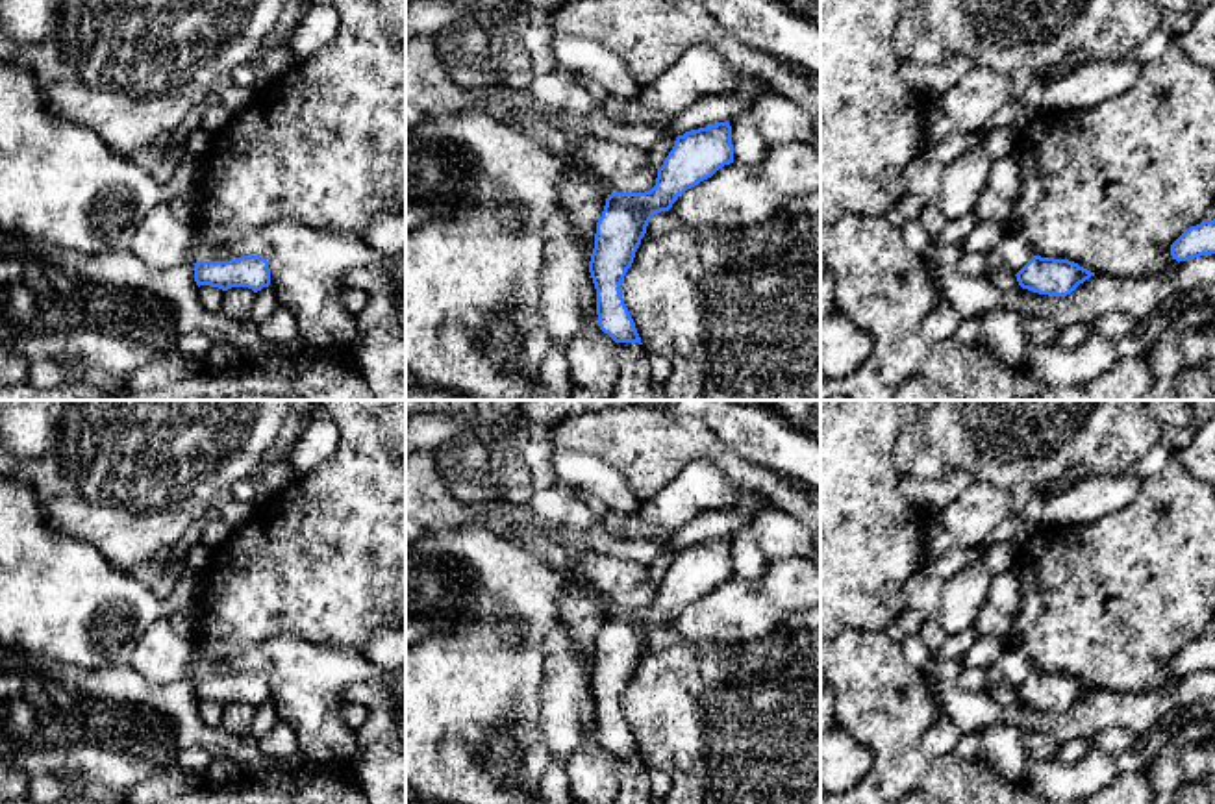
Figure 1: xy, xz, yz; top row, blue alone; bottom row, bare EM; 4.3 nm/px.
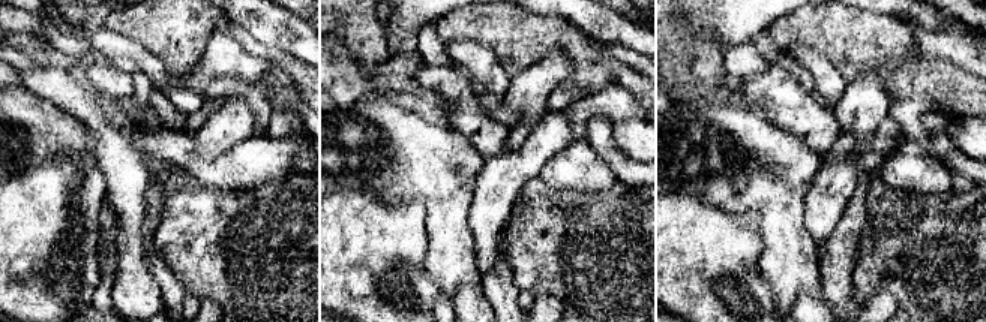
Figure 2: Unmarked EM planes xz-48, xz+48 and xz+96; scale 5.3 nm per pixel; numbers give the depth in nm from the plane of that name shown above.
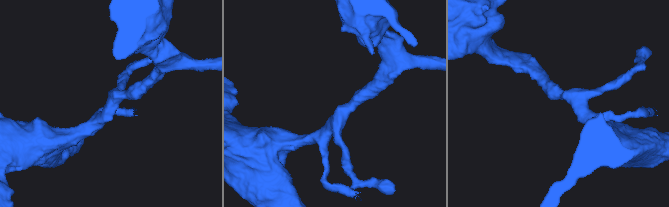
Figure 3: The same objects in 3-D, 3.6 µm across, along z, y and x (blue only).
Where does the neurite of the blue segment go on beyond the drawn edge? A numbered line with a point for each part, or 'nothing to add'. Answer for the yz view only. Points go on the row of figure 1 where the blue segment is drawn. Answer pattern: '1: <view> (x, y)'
nothing to add

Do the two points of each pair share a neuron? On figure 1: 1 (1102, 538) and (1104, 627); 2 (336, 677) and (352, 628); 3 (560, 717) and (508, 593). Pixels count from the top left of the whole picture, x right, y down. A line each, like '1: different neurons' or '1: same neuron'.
1: same neuron
2: different neurons
3: same neuron

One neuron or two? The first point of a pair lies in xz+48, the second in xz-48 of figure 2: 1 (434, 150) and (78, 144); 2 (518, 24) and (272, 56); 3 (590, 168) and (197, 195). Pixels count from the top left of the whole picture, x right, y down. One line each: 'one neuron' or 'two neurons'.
1: one neuron
2: one neuron
3: two neurons

